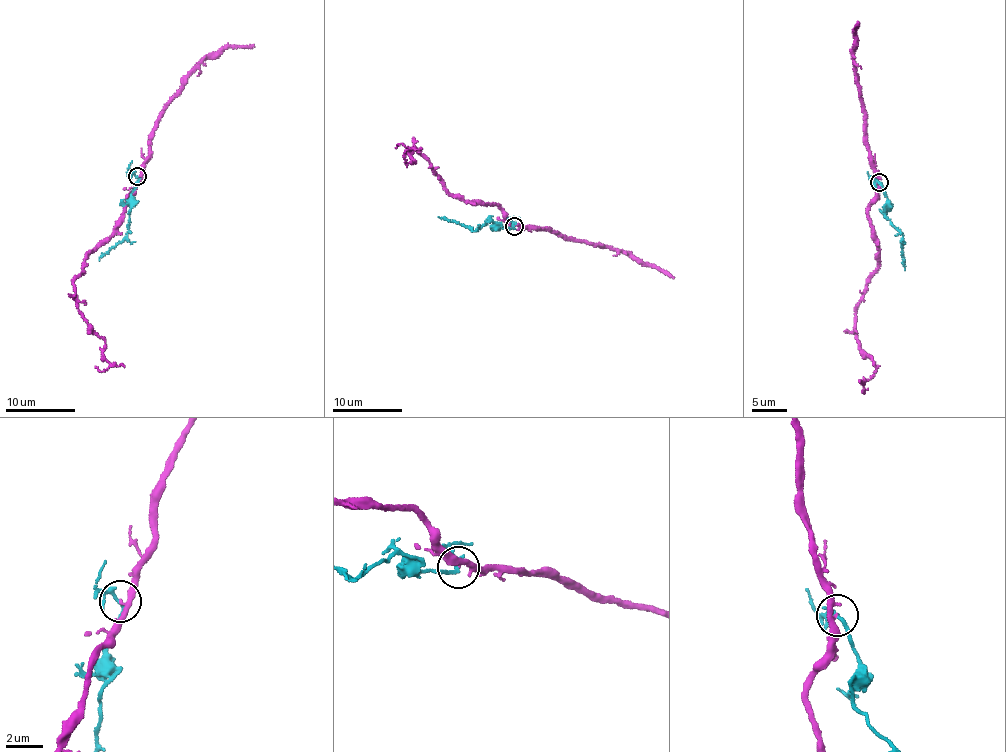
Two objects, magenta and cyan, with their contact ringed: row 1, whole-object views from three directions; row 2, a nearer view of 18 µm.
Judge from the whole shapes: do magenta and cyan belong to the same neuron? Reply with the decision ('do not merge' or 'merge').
do not merge

